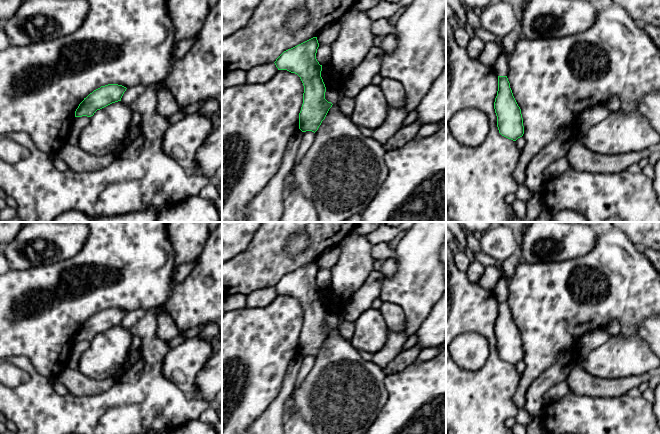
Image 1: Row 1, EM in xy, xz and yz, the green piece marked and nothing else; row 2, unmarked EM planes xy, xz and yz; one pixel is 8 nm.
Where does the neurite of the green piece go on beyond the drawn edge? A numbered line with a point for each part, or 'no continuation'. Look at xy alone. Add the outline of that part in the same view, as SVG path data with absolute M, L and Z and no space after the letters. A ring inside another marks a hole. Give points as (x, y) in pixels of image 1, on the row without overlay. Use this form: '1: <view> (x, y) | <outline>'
no continuation

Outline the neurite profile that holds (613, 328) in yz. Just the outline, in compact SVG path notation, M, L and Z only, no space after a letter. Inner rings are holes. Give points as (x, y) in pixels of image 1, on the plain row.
M616 321L610 322L608 325L606 325L604 328L601 328L604 332L610 334L610 335L617 335L620 333L620 325Z

